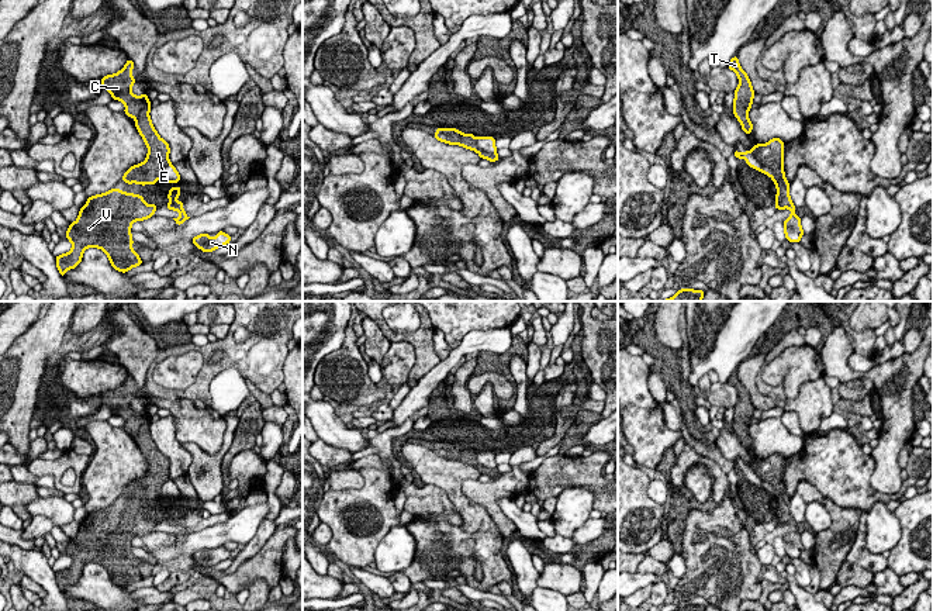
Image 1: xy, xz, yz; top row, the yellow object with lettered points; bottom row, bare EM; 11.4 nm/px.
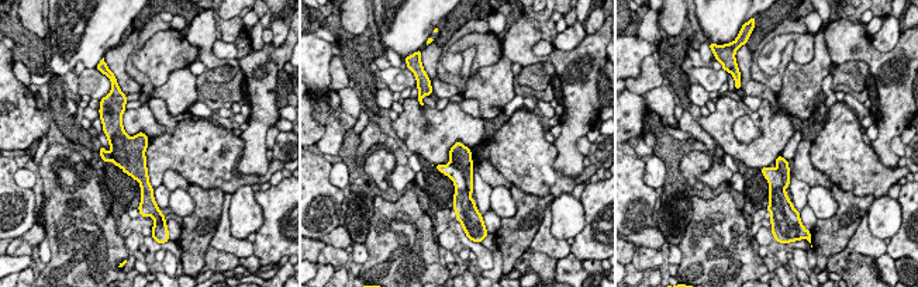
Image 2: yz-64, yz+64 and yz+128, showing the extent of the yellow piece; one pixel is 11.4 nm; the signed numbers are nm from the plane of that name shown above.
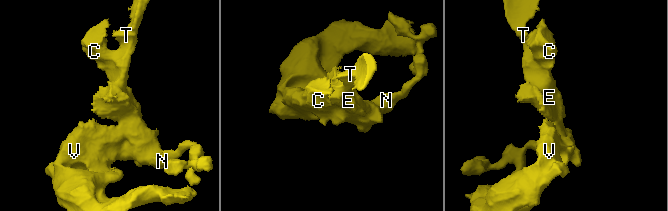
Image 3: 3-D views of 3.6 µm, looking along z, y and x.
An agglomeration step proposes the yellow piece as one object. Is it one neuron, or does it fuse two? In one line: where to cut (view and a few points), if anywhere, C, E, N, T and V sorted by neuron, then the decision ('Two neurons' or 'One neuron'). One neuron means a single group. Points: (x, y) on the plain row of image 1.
Split along yz (749, 468), (777, 492), (778, 503). Groups: C E T V / N. Two neurons

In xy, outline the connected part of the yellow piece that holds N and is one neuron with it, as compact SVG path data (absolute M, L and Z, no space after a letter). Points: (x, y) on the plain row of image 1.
M224 546L217 548L215 553L210 553L208 550L210 549L200 549L193 553L191 559L194 559L203 567L212 567L231 558L231 550L227 550Z

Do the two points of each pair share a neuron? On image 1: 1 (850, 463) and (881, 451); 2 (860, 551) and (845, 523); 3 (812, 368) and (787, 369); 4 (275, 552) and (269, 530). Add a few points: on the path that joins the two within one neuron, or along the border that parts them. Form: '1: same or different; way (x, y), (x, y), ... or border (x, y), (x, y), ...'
1: different; border (870, 455), (874, 461), (870, 483), (874, 487)
2: different; border (861, 511), (856, 539), (845, 561)
3: same; way (807, 368), (792, 368)
4: different; border (276, 531), (246, 559)

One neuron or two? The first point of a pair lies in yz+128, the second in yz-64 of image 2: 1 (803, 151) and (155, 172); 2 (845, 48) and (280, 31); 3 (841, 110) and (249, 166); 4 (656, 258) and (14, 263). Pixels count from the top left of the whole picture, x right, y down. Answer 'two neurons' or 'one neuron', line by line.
1: two neurons
2: two neurons
3: two neurons
4: two neurons

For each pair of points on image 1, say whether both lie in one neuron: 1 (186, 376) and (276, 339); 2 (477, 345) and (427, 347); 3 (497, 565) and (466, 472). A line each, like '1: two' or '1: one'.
1: two
2: two
3: one

